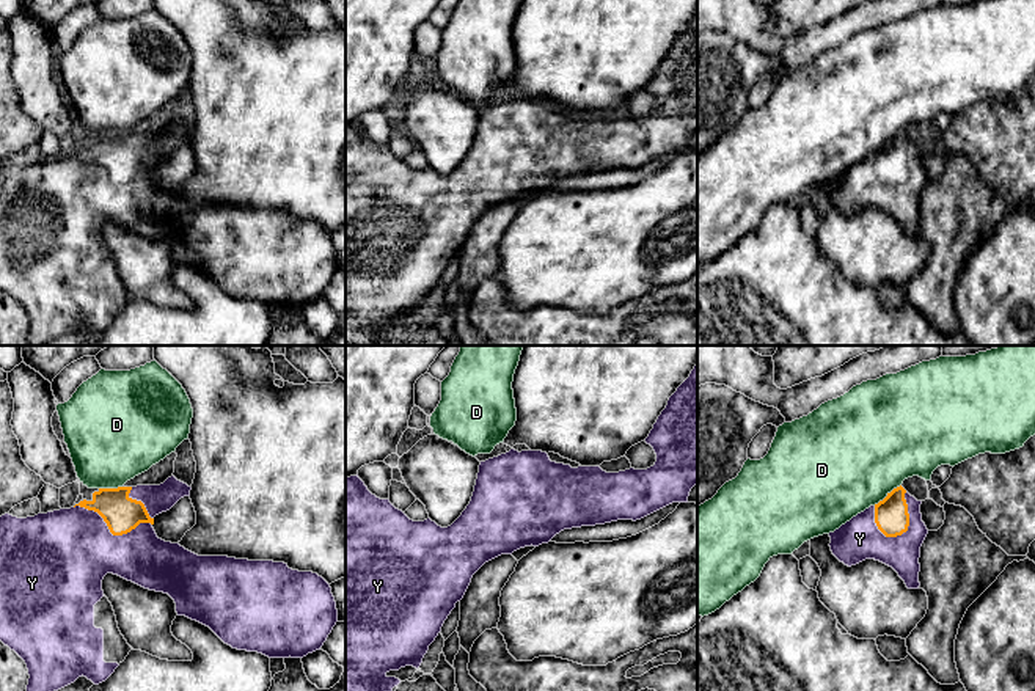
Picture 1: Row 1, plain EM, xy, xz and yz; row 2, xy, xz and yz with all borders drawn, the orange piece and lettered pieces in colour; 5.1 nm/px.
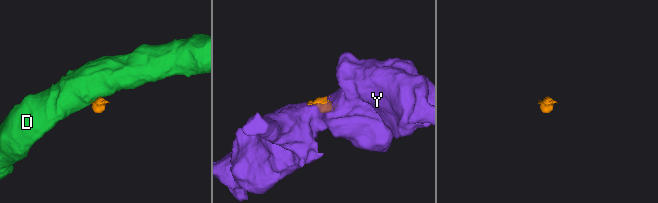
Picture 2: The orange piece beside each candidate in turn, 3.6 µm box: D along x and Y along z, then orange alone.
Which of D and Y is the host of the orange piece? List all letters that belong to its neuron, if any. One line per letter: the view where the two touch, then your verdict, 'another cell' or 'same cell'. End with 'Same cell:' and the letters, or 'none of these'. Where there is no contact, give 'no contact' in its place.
D: contact in yz; another cell
Y: contact in yz; same cell
Same cell: Y

